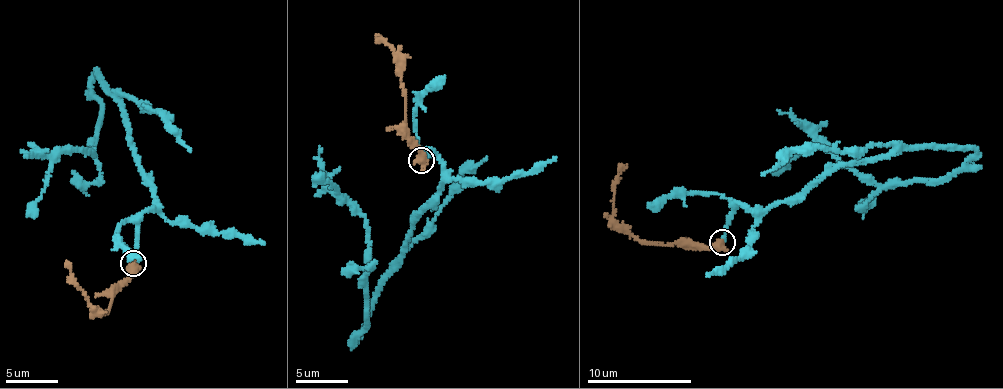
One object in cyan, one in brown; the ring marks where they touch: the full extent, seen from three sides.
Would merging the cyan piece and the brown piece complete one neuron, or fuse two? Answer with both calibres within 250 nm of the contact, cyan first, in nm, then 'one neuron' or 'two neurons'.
200/650 nm | one neuron

